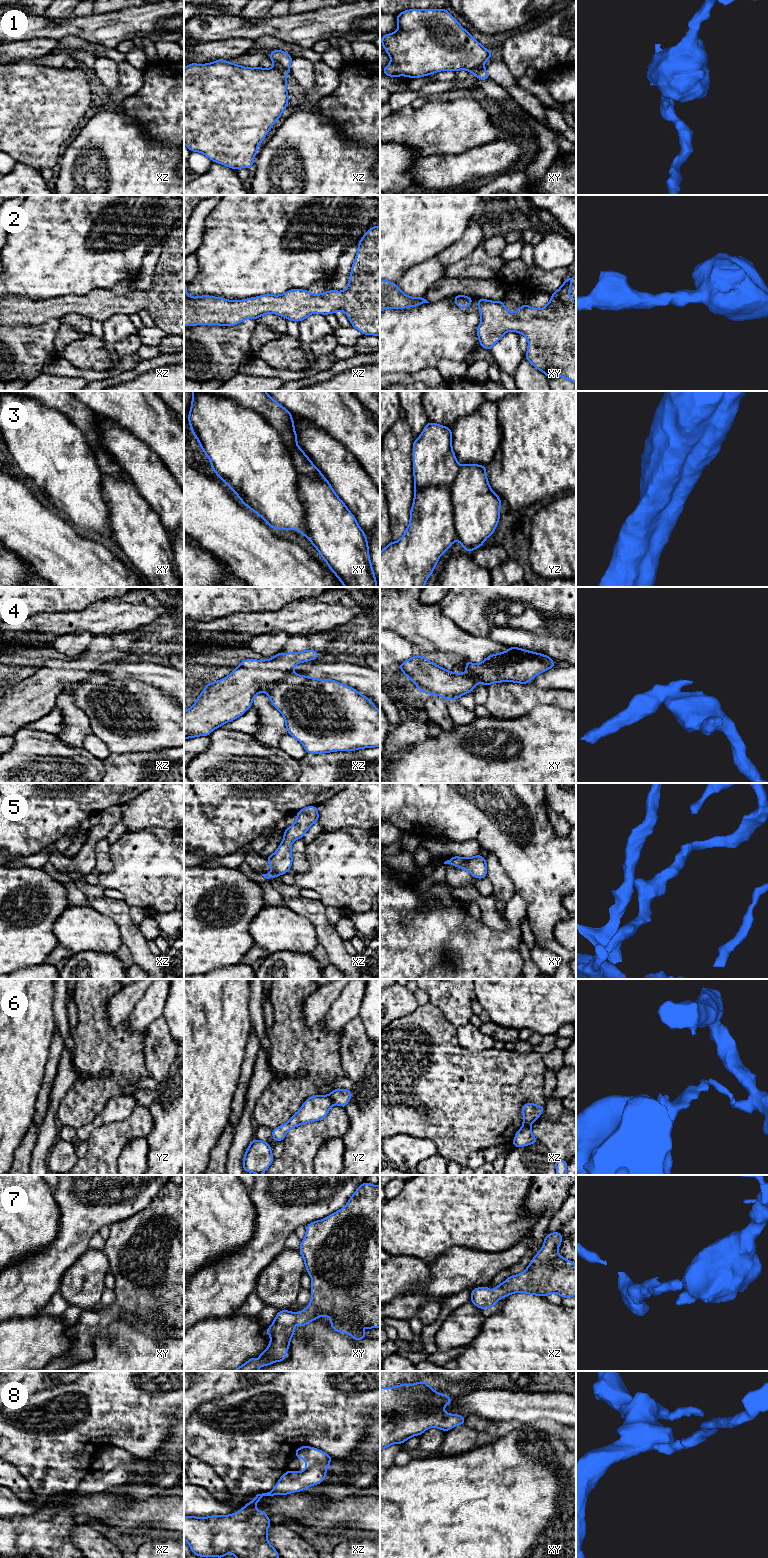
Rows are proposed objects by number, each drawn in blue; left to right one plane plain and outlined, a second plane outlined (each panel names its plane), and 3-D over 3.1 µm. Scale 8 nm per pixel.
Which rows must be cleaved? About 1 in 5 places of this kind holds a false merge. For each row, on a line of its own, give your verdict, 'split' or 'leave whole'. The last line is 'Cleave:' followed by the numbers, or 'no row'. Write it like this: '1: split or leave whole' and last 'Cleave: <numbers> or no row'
1: split
2: leave whole
3: split
4: split
5: leave whole
6: split
7: leave whole
8: leave whole
Cleave: 1, 3, 4, 6

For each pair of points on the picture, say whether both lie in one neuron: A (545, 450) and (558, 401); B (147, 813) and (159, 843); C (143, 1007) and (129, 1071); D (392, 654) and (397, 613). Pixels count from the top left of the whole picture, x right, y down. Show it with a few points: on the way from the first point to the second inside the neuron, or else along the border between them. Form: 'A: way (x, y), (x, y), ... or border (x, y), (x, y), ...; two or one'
A: way (551, 438), (551, 434), (558, 427), (558, 413); one
B: border (173, 828), (146, 827), (129, 832); two
C: border (126, 1019), (127, 1025), (133, 1031), (147, 1030); two
D: border (390, 629), (408, 639), (415, 646); two

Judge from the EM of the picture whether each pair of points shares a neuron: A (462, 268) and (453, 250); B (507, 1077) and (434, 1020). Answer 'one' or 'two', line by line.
A: two
B: one

